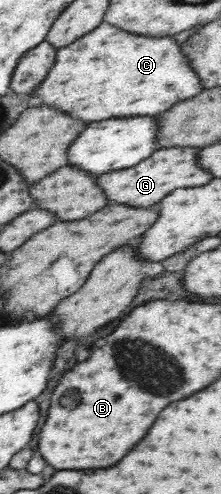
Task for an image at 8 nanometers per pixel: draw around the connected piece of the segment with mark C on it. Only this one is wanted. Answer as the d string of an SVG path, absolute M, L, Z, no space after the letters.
M102 22L96 29L79 37L74 43L59 48L56 63L48 73L48 79L37 87L32 95L33 105L42 99L44 105L58 107L82 121L102 121L110 117L127 118L136 115L156 115L171 110L178 102L195 98L202 90L200 78L189 59L182 53L182 45L176 37L150 37L124 31L111 23Z

